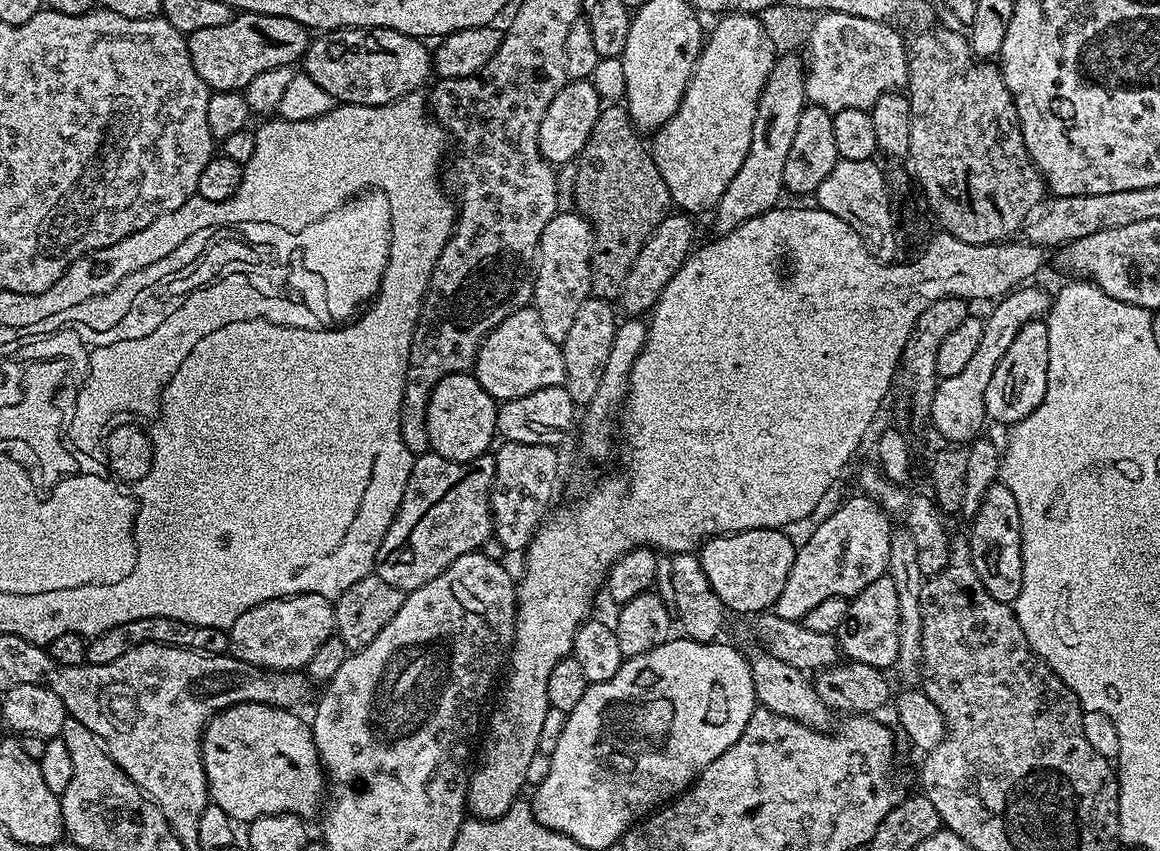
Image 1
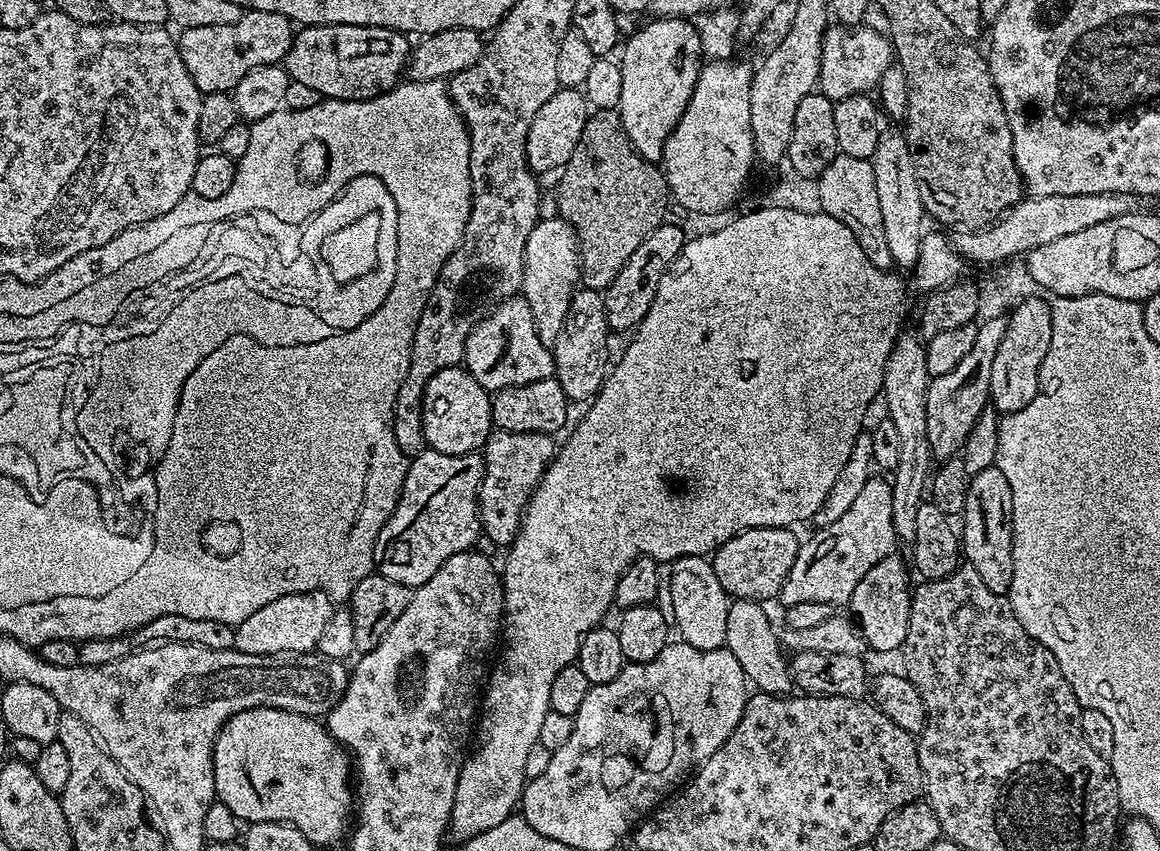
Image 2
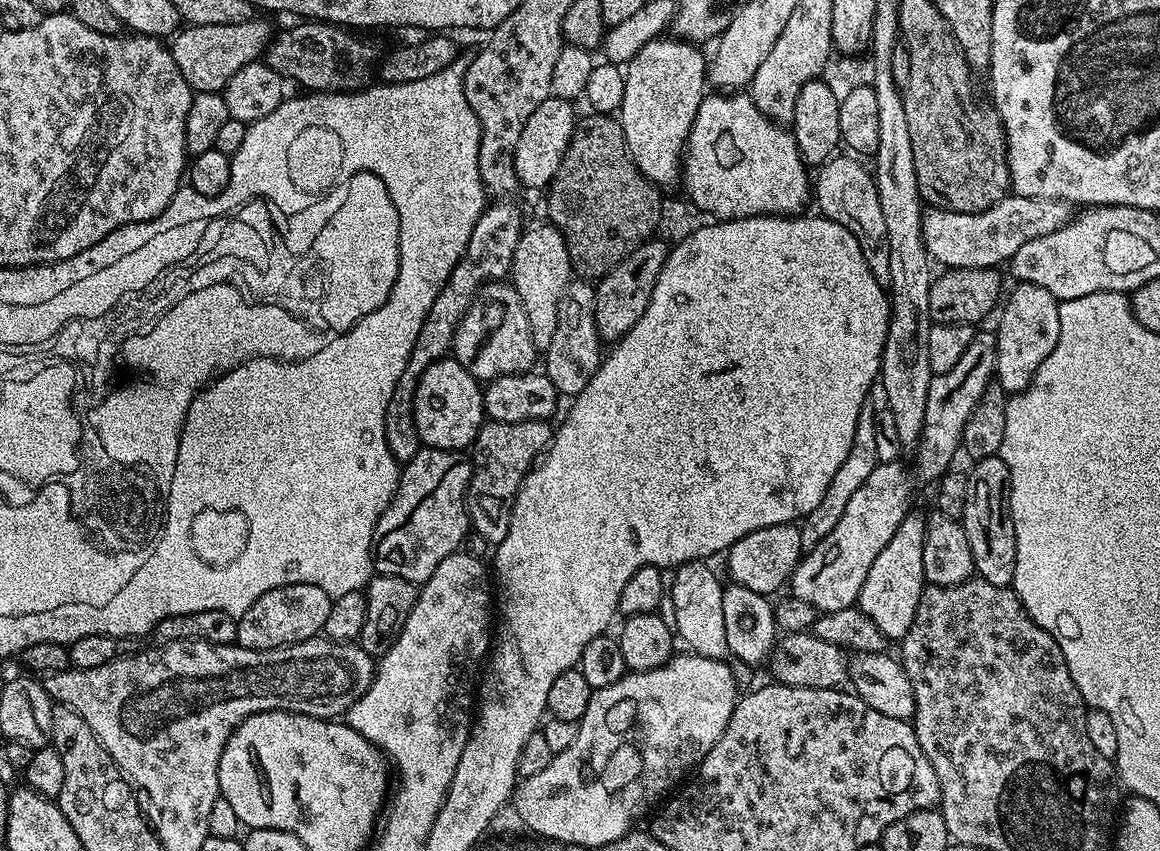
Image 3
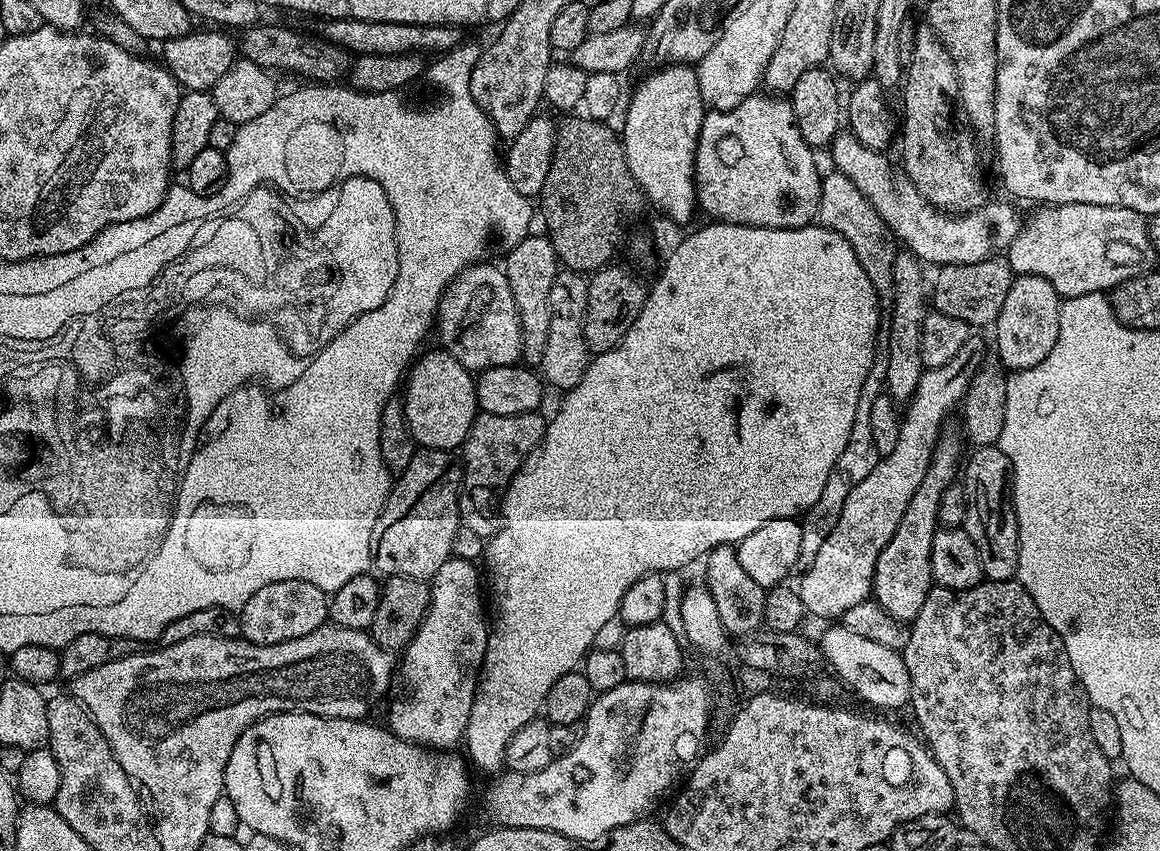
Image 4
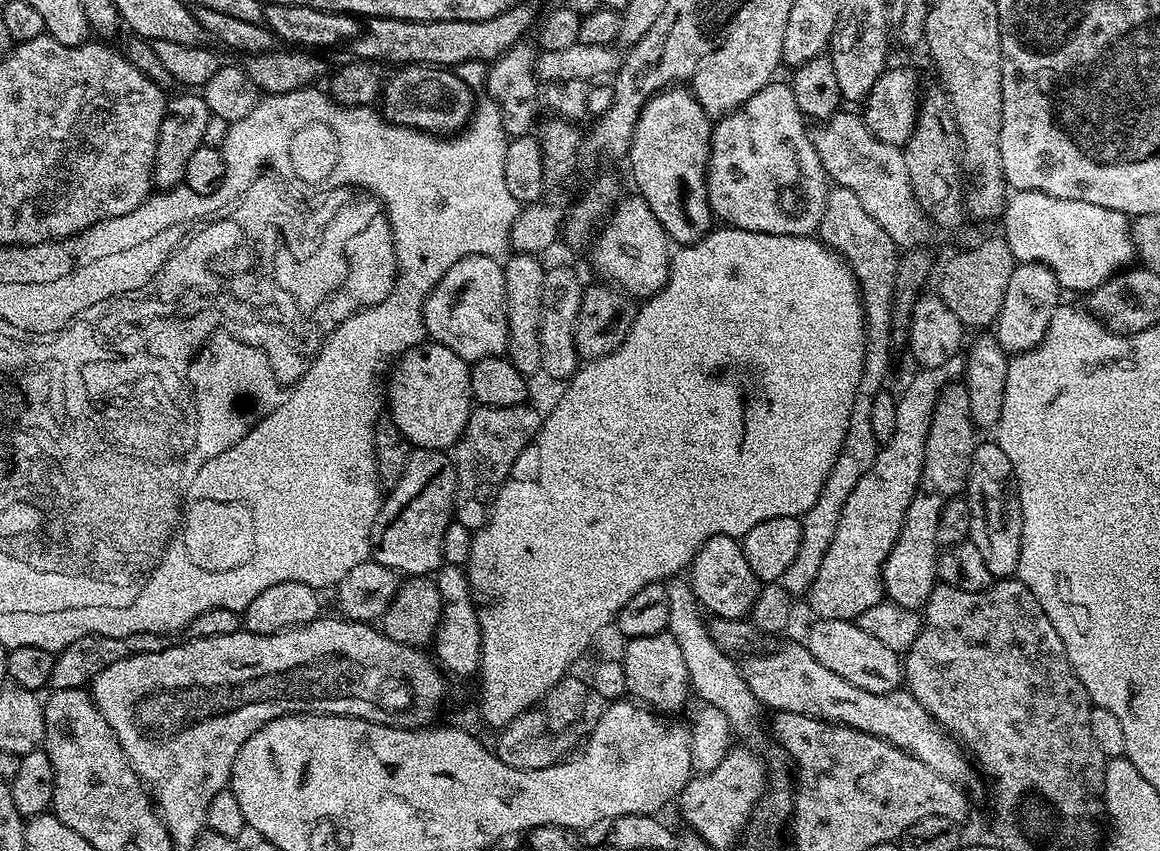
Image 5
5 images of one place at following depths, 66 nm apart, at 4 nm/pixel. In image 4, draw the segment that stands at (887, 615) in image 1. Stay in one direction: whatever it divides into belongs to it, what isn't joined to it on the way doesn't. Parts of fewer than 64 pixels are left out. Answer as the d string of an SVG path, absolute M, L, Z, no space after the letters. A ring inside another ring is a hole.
M948 430L941 431L932 461L926 470L926 478L922 478L922 486L918 486L918 490L914 490L914 498L910 498L910 506L906 506L906 514L902 514L902 522L898 522L898 530L894 530L894 538L890 538L886 550L882 550L878 554L876 573L872 579L872 596L882 606L882 610L886 610L886 614L890 614L890 618L901 622L915 620L918 610L922 610L922 602L926 602L928 591L934 587L930 570L930 550L934 542L934 534L940 524L938 506L942 502L942 494L946 494L948 487L957 483L958 477L961 475L962 461L966 456L964 446L966 447L966 444L959 431L957 433L948 432Z

